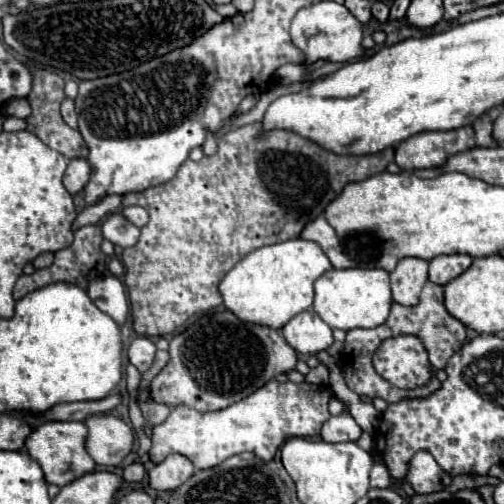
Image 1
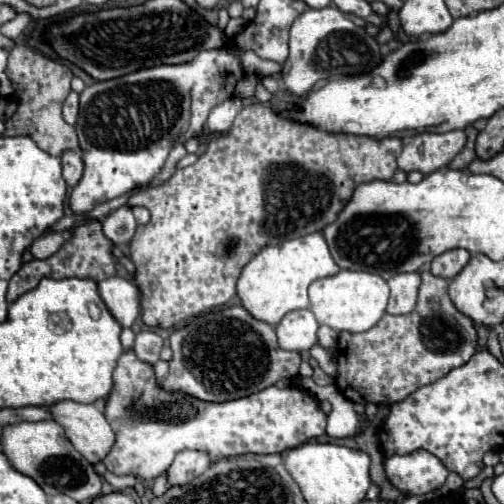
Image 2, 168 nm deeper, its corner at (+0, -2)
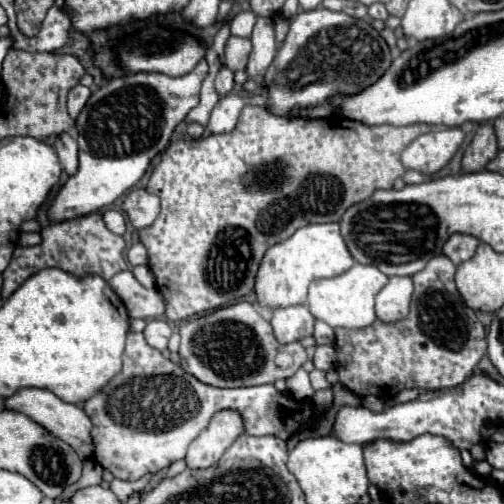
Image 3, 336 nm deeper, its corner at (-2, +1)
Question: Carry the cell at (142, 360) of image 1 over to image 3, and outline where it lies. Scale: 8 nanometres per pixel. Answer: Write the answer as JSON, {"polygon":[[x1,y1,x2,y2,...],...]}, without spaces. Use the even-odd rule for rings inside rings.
{"polygon":[[149,320,143,334,147,344,151,344,155,350,165,350,171,336,171,328,165,320]]}

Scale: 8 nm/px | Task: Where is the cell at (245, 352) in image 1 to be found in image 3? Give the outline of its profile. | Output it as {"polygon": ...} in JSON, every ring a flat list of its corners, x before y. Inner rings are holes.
{"polygon":[[237,302,195,320,185,322,179,328,181,334,181,366,187,374,195,376,203,384,215,388,245,388,259,384,273,384,279,378,293,376,303,362,307,352,299,342,279,344,273,336,271,324,259,316,253,304],[279,344,279,356,277,356]]}

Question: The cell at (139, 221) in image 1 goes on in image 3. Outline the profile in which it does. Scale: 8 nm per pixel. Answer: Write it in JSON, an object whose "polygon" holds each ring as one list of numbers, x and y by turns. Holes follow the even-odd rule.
{"polygon":[[131,190,123,202,123,210,131,224,141,230,151,226,159,216,159,198,147,190]]}

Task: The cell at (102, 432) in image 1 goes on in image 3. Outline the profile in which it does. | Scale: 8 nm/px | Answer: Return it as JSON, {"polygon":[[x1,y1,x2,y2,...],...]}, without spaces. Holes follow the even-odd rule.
{"polygon":[[23,388,15,396,7,398,5,404,7,404,7,410,15,410,15,412,27,414,29,418,33,418,35,422,39,422,41,426,45,426,45,430,49,430,55,438,67,442,79,454,81,460,91,460,93,458,95,446,93,446,93,440,91,440,91,420,83,412,81,406,63,402,53,392,41,390,41,388]]}

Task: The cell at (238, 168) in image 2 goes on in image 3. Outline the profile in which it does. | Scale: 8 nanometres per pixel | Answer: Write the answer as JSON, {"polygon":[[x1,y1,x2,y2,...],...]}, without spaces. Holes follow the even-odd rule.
{"polygon":[[245,106,235,130,229,134,171,142,147,184,147,192,159,196,161,212,151,226,139,230,155,284,161,288,159,294,167,304,165,318,179,322,193,314,217,310,249,294,259,262,269,246,289,238,307,224,339,222,349,206,367,200,379,188,391,188,405,174,399,158,403,148,429,130,429,124,395,128,365,126,339,116,325,120,275,116,267,108]]}

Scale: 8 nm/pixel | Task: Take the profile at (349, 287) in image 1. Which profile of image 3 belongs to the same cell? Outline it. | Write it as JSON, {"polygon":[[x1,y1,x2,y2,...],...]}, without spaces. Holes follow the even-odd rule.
{"polygon":[[355,264,353,268,349,268,339,276,309,282,307,300,303,304,293,304,293,306,307,306,317,320,327,322,331,328,367,328,367,324,373,324,377,320,375,296,381,292,387,280,389,278,375,266]]}

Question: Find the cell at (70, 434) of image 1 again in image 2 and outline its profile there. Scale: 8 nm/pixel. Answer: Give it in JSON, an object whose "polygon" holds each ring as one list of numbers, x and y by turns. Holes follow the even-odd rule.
{"polygon":[[53,419,37,423,21,421,13,425,3,425,1,445,11,467,31,477,49,497,63,493,81,503,101,495,101,477,93,471,91,463,85,457,81,457,81,453,69,443,69,439,65,439,63,427,57,425]]}

